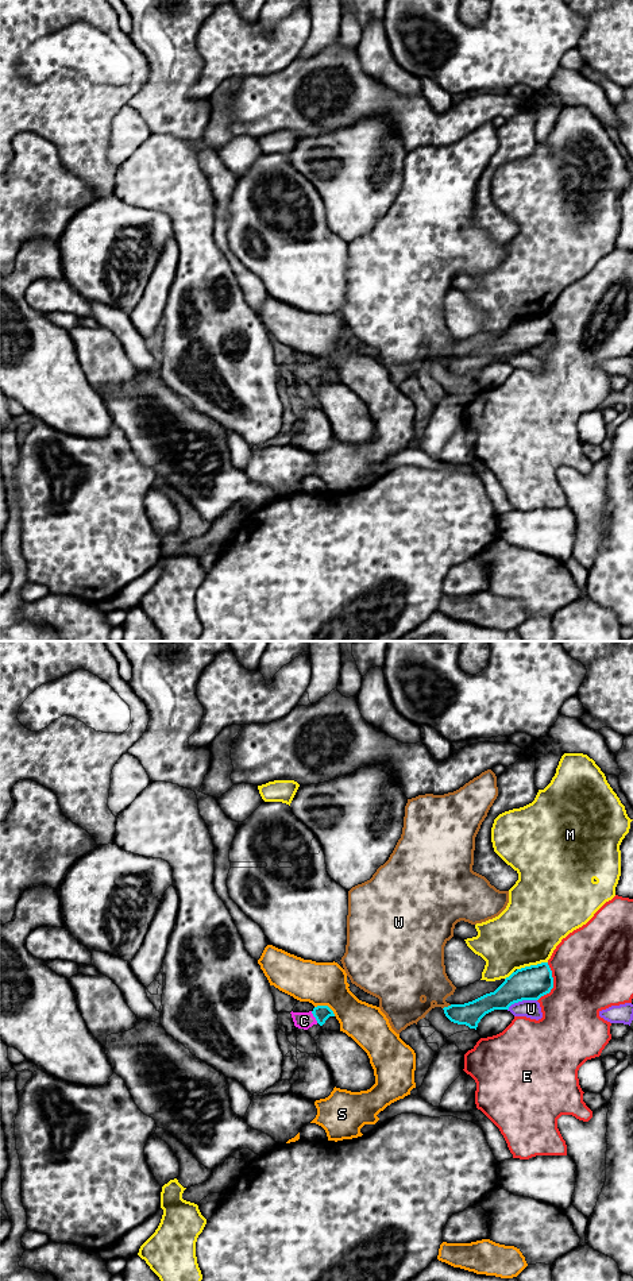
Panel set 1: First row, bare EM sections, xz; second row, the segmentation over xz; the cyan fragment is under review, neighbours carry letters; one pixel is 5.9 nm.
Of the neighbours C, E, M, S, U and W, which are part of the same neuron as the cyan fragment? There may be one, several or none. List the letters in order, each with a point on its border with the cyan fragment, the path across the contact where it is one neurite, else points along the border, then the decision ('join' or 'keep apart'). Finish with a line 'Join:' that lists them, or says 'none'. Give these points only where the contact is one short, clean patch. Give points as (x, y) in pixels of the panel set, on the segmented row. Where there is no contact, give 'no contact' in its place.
C: meets cyan in xz at (313, 1015); runs through xz (321, 1013), (313, 1015), (304, 1021); join
E: meets cyan in xz at (552, 983); keep apart
M: meets cyan in xz at (532, 965); keep apart
S: meets cyan in xz at (325, 1006); keep apart
U: meets cyan in xz at (521, 1000); keep apart
W: meets cyan in xz at (448, 1006); keep apart
Join: C

